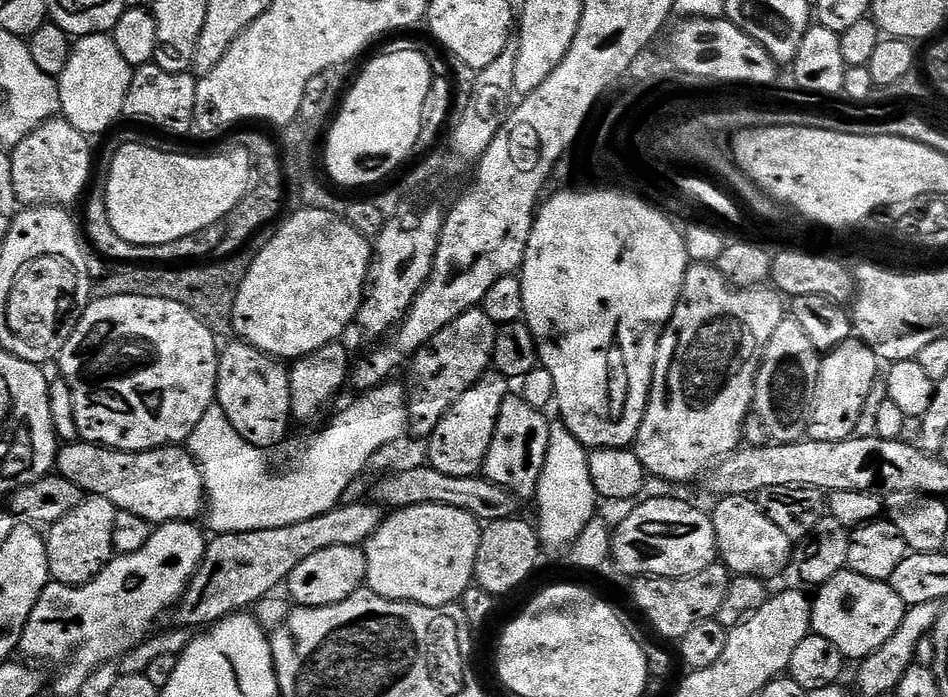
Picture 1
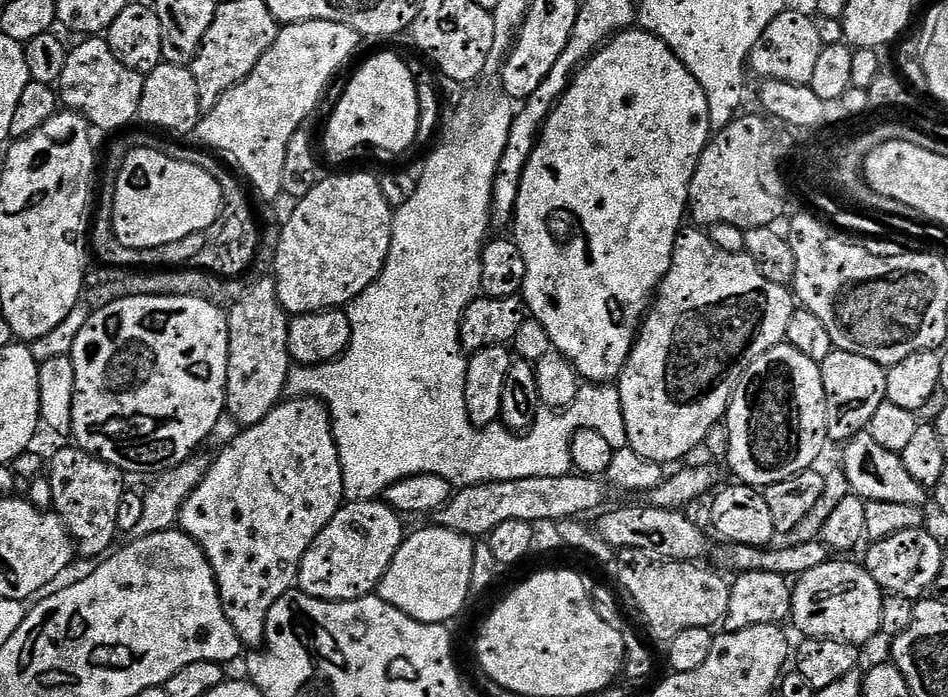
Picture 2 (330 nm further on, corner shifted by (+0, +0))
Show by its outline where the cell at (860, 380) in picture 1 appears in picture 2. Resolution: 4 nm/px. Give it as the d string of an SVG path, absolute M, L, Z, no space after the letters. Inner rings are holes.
M834 350L824 360L819 361L822 374L822 386L826 392L826 430L829 441L847 442L861 435L867 429L870 418L874 418L874 410L886 403L886 378L888 373L885 365L874 362L870 358L862 358L858 354Z

